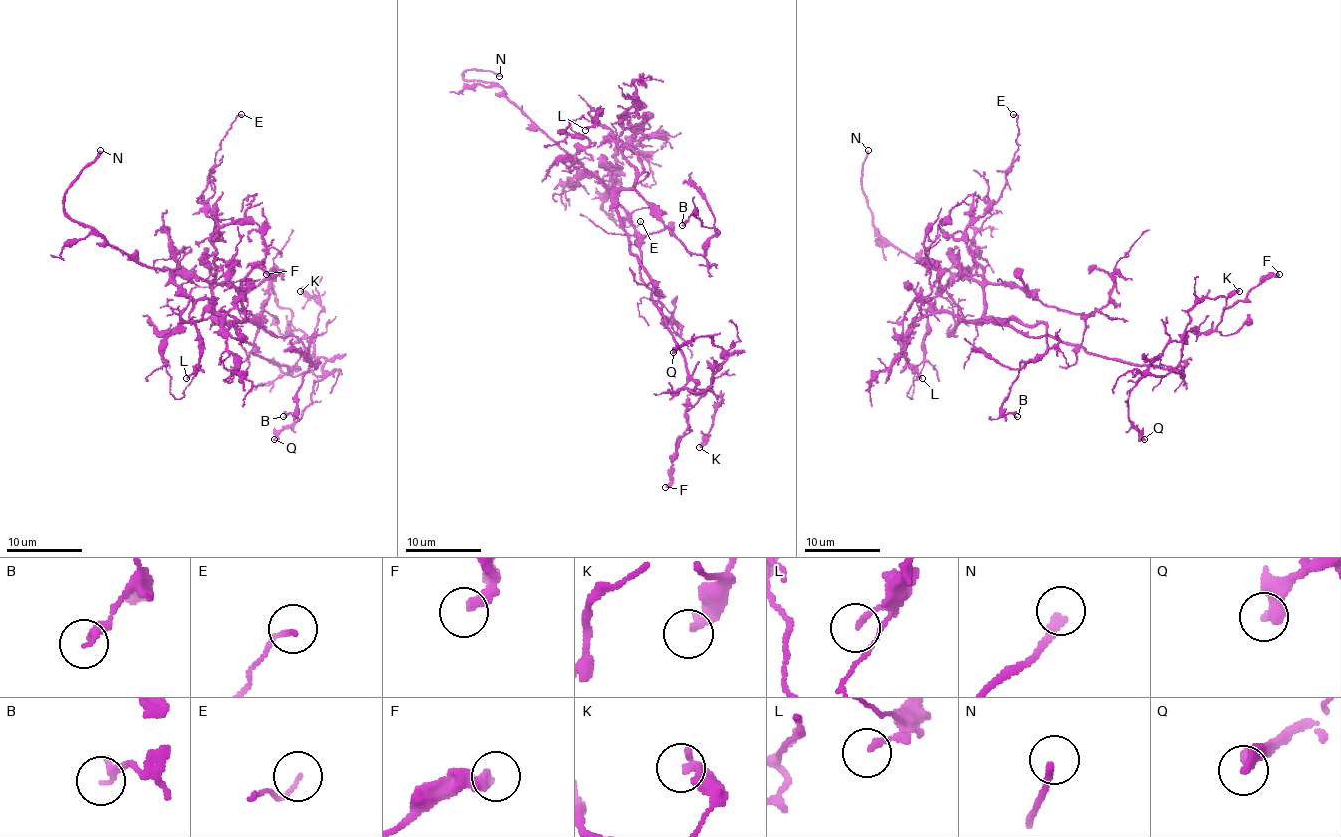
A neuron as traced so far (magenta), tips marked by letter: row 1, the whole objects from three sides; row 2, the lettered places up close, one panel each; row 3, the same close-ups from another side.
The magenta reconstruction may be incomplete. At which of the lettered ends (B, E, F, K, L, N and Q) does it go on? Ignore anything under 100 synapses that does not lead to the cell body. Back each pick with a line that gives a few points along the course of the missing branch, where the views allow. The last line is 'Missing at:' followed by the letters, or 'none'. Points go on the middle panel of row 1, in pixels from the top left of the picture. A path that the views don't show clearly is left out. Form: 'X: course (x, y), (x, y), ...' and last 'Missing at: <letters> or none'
N: course (499, 76), (532, 86), (547, 95), (577, 97), (608, 80), (619, 63), (648, 57)
Missing at: N

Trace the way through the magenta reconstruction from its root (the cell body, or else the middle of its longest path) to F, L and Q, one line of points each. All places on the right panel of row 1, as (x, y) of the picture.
F: (1028, 325), (1043, 323), (1062, 342), (1110, 359), (1173, 369), (1190, 331), (1209, 333), (1226, 308), (1279, 274)
L: (1028, 325), (1015, 319), (961, 321), (916, 298), (902, 321), (902, 340), (904, 359), (922, 378)
Q: (1028, 325), (1178, 371), (1144, 375), (1129, 394), (1144, 439)

